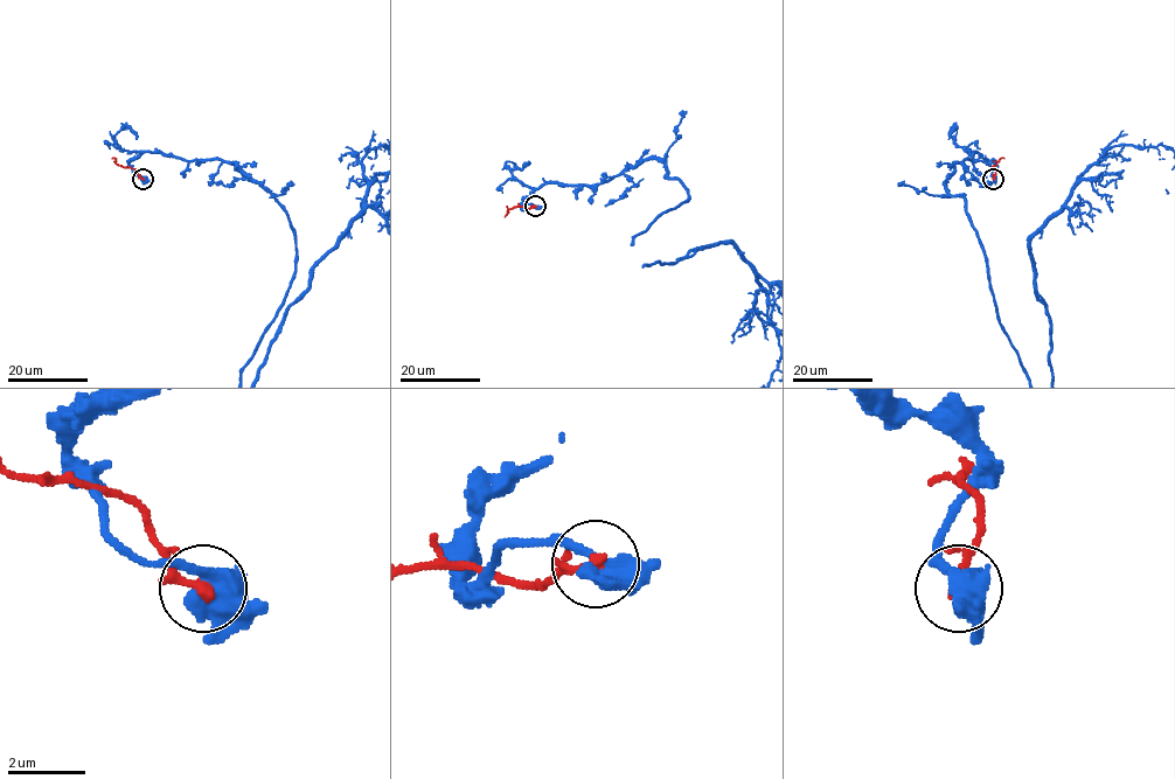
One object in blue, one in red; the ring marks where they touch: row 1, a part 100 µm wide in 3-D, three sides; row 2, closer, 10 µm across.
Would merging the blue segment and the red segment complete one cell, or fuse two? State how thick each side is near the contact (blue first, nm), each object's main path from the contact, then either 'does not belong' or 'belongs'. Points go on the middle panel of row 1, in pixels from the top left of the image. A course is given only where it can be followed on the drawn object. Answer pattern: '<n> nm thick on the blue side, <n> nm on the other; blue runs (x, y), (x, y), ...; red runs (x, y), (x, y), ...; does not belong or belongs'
440 nm thick on the blue side, 280 nm on the other; red runs (535, 207), (508, 208), (505, 216); does not belong

